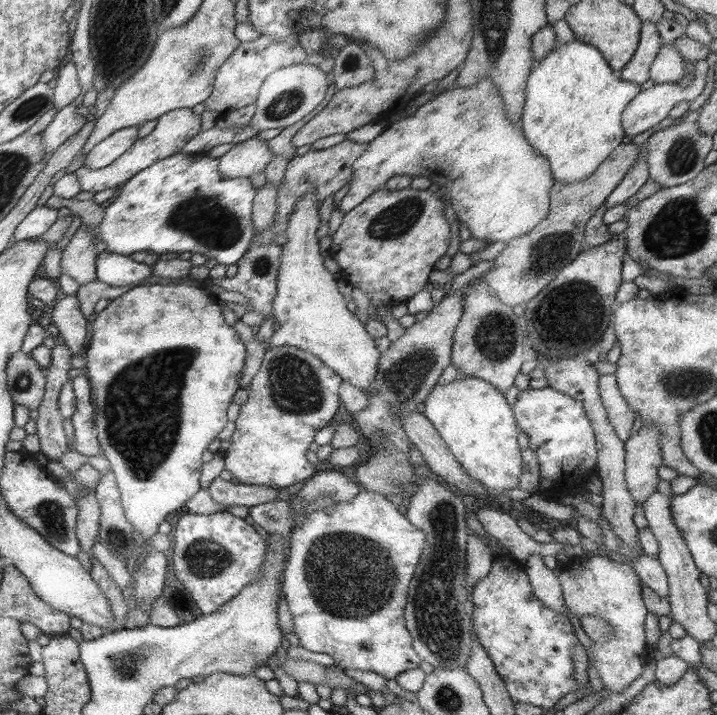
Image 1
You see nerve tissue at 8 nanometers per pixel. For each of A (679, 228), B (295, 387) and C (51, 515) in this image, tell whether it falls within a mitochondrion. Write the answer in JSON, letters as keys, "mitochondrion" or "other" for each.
{"A":"mitochondrion","B":"mitochondrion","C":"mitochondrion"}

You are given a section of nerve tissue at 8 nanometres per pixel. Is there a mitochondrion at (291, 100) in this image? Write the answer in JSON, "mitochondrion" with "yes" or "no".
{"mitochondrion":"yes"}

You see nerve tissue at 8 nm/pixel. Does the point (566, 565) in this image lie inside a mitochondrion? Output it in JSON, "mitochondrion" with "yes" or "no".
{"mitochondrion":"no"}

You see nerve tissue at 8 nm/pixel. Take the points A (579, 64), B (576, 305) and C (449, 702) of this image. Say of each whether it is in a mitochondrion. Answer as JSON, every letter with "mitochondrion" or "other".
{"A":"other","B":"mitochondrion","C":"mitochondrion"}

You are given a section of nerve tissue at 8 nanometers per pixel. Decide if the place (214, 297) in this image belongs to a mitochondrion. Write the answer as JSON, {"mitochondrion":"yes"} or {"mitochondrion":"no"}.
{"mitochondrion":"no"}

